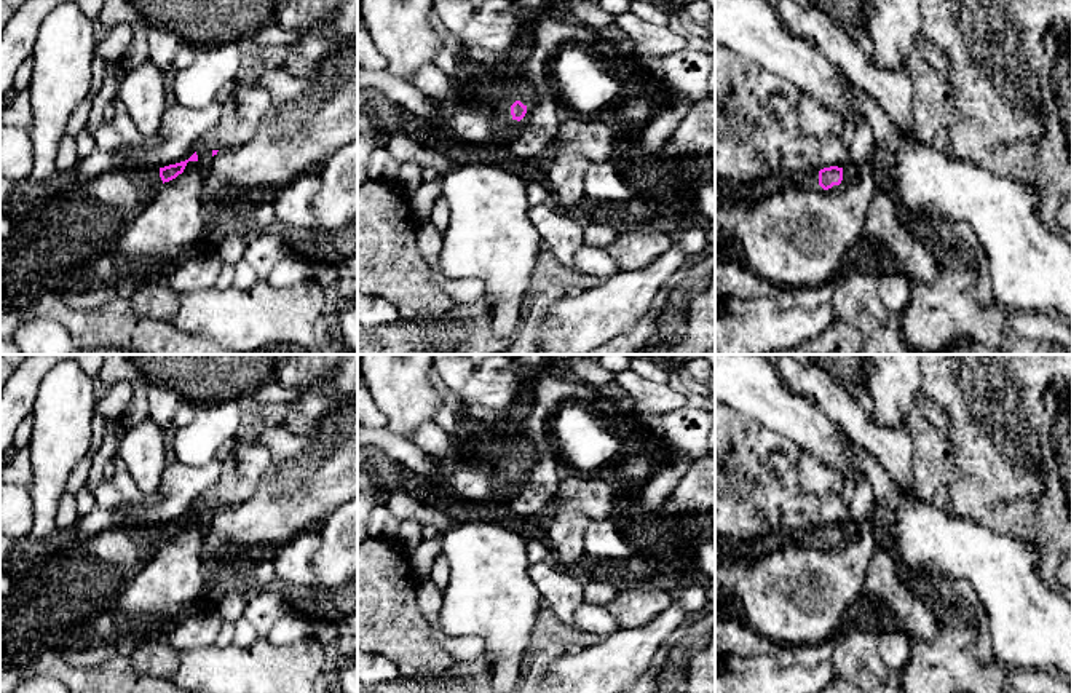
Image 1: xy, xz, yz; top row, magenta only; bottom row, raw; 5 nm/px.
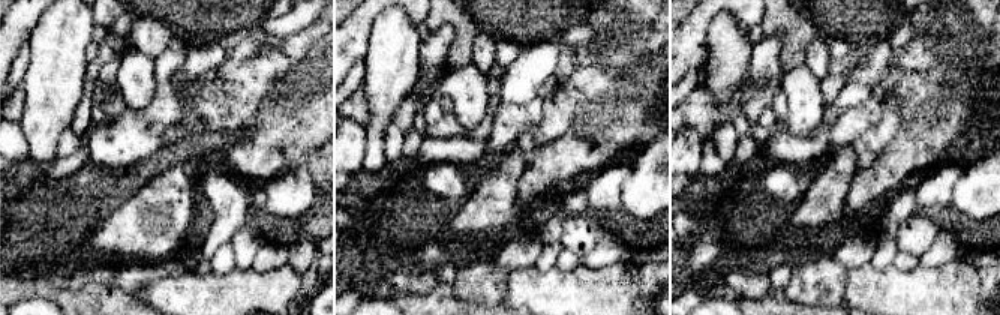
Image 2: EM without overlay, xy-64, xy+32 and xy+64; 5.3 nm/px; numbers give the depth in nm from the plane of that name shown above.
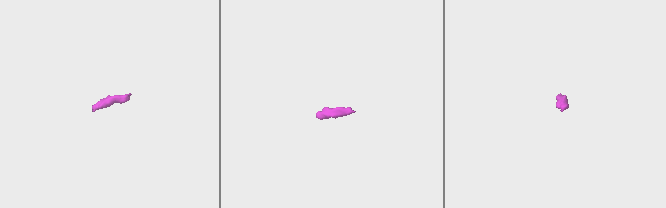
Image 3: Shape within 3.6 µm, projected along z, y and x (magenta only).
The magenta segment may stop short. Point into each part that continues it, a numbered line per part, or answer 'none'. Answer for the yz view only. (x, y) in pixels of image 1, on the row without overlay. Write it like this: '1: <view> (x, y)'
1: yz (848, 530)

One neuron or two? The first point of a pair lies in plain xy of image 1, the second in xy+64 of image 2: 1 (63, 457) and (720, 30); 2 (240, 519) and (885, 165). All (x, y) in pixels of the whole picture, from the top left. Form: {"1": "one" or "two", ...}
{"1": "one", "2": "one"}

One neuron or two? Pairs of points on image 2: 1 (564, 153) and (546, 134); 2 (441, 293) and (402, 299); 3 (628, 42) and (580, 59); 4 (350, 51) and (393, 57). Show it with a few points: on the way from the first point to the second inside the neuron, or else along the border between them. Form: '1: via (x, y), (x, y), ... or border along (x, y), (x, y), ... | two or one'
1: border along (574, 113), (571, 125), (562, 134), (538, 147) | two
2: via (432, 299), (411, 299) | one
3: via (616, 48), (592, 54) | one
4: border along (375, 18), (365, 60) | two

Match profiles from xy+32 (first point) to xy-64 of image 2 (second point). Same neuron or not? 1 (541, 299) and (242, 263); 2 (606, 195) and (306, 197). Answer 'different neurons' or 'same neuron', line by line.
1: different neurons
2: same neuron

